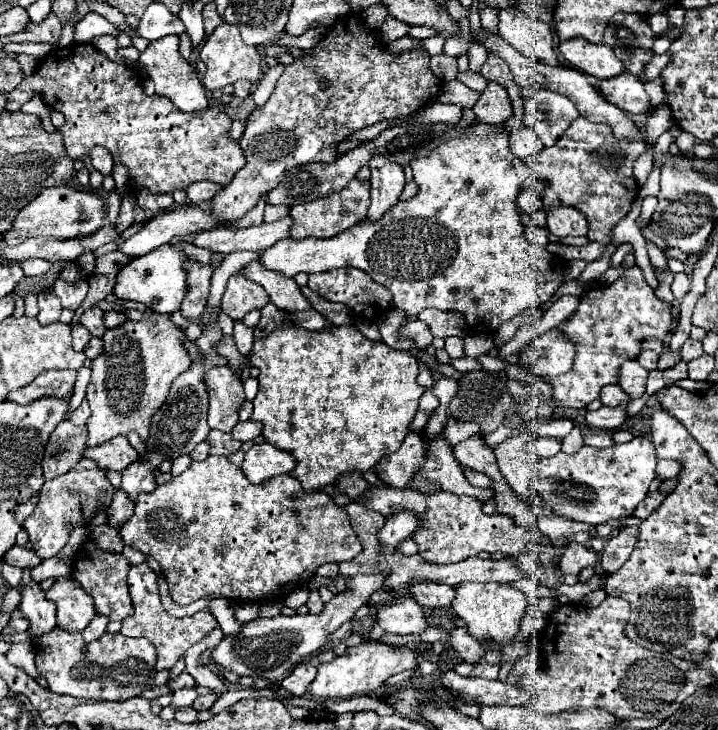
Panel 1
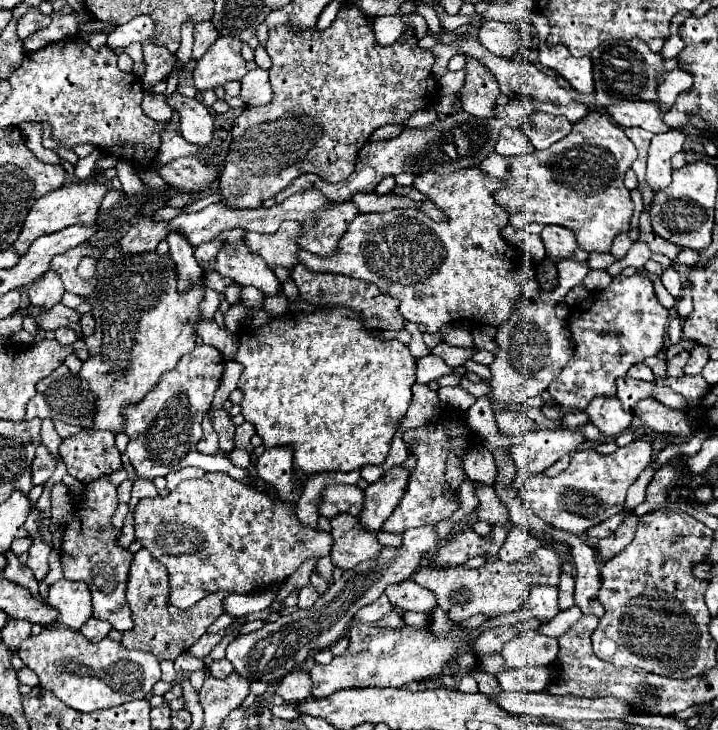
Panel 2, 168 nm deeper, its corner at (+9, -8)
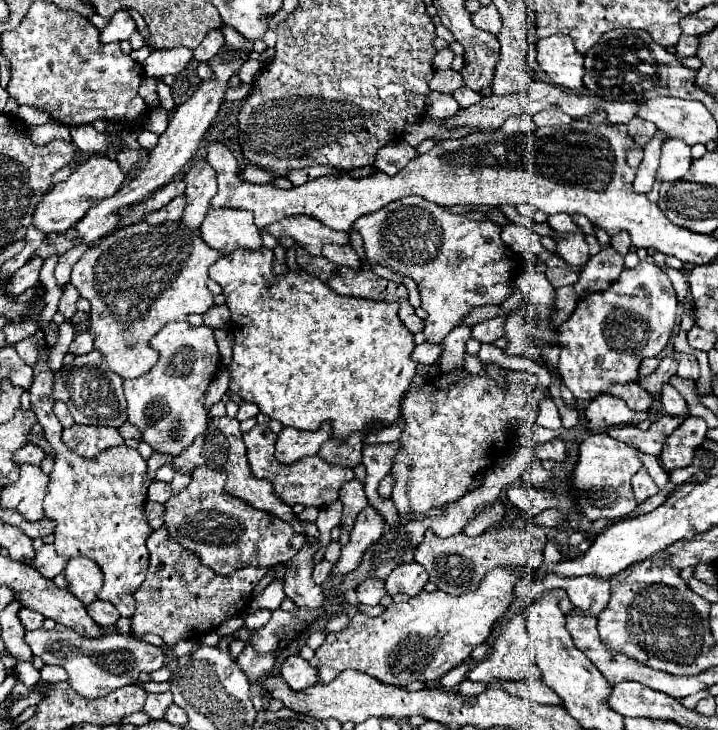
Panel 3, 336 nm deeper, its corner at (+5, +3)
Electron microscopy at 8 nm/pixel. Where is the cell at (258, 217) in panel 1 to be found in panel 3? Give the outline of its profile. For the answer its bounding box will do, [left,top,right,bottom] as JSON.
[123,322,221,456]

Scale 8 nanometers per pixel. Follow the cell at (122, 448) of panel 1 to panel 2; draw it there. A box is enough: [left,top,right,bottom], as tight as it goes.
[59,431,123,485]

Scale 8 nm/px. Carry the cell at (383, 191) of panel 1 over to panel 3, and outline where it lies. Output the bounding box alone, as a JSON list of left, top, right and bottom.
[375,140,417,176]

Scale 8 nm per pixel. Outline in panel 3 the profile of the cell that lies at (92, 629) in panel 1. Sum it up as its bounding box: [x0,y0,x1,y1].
[87,600,119,628]

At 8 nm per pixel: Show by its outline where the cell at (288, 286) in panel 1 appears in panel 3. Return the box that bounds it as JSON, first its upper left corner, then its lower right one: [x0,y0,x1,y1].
[201,208,263,254]

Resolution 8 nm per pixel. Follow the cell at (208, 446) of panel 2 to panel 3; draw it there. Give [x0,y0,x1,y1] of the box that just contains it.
[205,368,229,414]

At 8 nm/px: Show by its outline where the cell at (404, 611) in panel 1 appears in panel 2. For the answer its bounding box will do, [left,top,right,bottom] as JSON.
[357,595,393,623]

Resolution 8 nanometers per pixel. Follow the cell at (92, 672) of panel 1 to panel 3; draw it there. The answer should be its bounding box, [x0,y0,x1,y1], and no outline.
[25,624,165,700]

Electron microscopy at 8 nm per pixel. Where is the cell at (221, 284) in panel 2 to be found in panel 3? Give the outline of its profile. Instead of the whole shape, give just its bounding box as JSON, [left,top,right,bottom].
[209,248,415,440]

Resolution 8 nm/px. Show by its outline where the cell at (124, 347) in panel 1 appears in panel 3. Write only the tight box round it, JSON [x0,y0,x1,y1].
[71,222,221,380]

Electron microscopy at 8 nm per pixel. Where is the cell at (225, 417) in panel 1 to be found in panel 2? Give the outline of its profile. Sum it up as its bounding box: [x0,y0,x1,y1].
[211,409,235,457]

